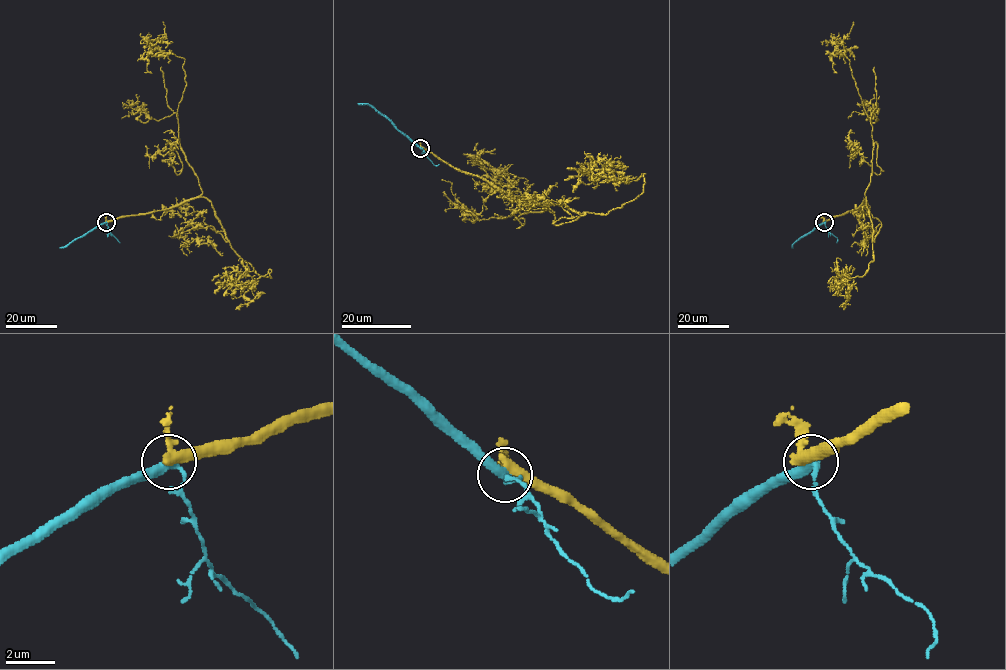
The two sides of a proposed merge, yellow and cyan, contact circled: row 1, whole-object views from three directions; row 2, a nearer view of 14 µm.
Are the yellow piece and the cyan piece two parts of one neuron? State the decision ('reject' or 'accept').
accept

